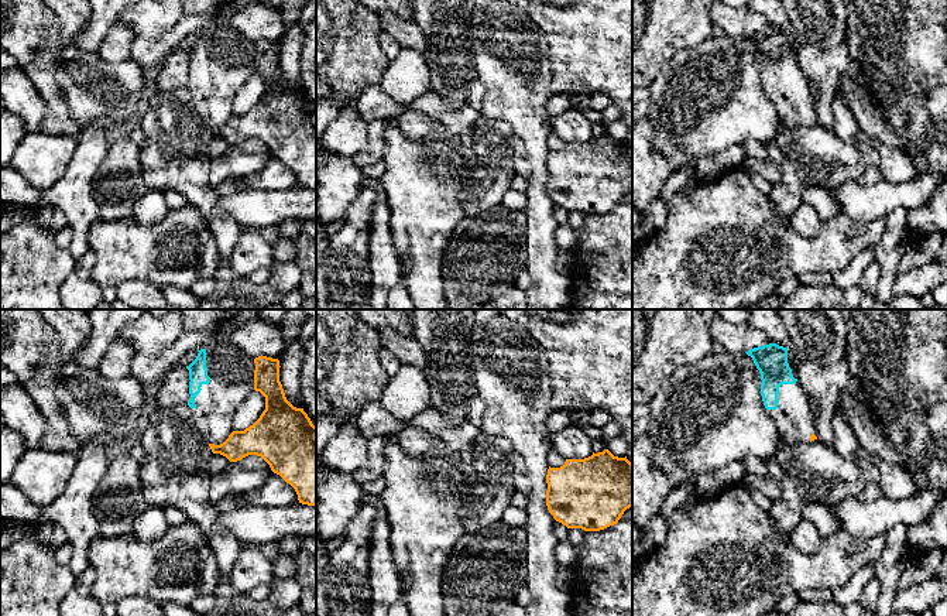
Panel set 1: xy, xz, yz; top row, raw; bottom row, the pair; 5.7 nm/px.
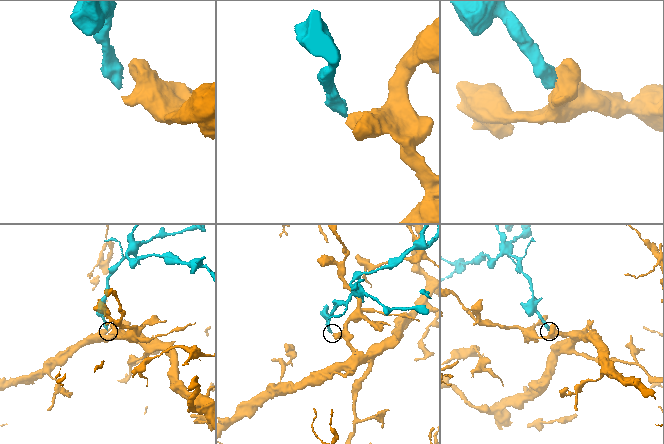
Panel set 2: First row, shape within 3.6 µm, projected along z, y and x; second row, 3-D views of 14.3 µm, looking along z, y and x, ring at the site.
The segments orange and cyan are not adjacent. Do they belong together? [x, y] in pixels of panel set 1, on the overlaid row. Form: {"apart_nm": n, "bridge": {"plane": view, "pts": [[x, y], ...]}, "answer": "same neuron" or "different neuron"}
{"apart_nm": 220, "bridge": {"plane": "xy", "pts": [[209, 444], [195, 407]]}, "answer": "same neuron"}

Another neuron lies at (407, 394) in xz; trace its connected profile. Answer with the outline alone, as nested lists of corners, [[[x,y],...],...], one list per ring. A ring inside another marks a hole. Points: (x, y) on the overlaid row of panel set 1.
[[[411,365],[390,377],[380,397],[381,405],[401,421],[408,421],[430,408],[430,389],[425,373]]]

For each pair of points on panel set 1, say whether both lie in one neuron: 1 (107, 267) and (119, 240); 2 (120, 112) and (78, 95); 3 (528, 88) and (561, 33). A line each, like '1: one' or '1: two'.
1: one
2: one
3: two

